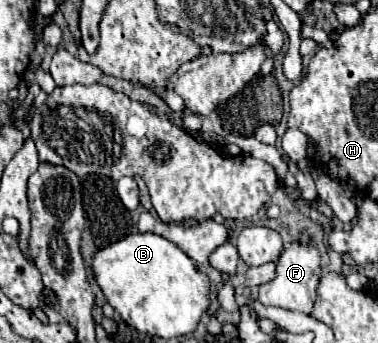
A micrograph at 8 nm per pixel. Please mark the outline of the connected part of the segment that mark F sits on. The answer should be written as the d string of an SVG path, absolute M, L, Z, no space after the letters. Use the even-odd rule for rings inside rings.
M291 242L275 262L275 278L271 282L265 282L259 286L257 300L265 306L279 306L285 310L295 310L309 314L315 304L315 290L321 276L321 254L317 246L303 244L303 242Z

